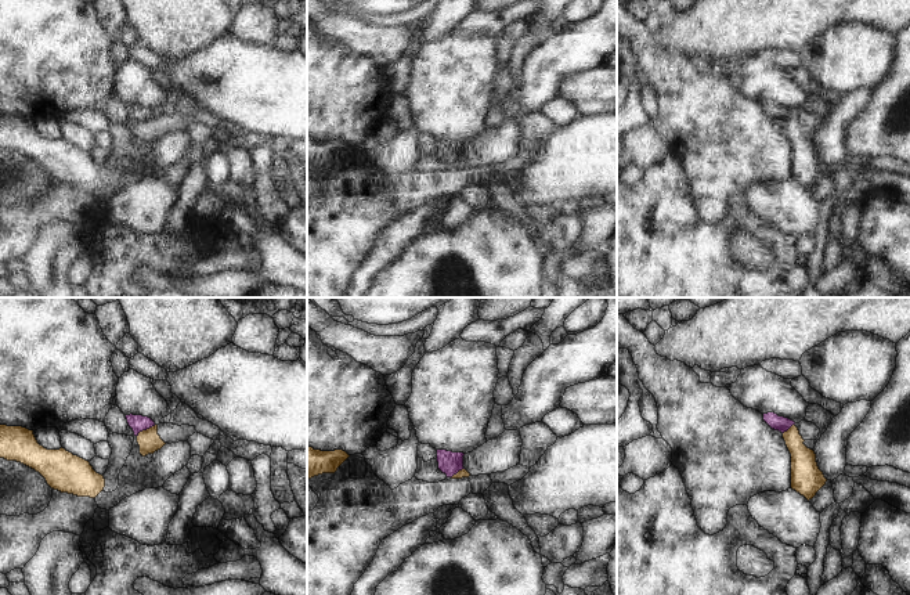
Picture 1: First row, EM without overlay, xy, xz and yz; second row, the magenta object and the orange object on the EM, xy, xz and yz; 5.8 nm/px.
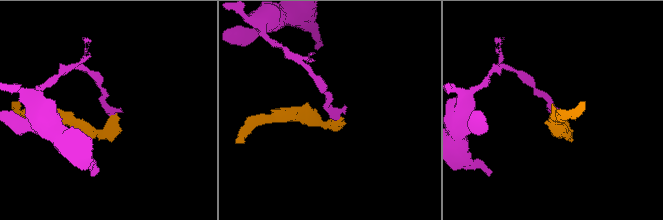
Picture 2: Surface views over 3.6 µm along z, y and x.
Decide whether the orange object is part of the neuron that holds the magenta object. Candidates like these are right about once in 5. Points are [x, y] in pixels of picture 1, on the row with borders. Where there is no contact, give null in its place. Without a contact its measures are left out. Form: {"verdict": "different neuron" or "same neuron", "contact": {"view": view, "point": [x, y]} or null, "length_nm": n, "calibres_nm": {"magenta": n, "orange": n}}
{"verdict": "different neuron", "contact": {"view": "xy", "point": [145, 429]}, "length_nm": 130, "calibres_nm": {"magenta": 100, "orange": 130}}

